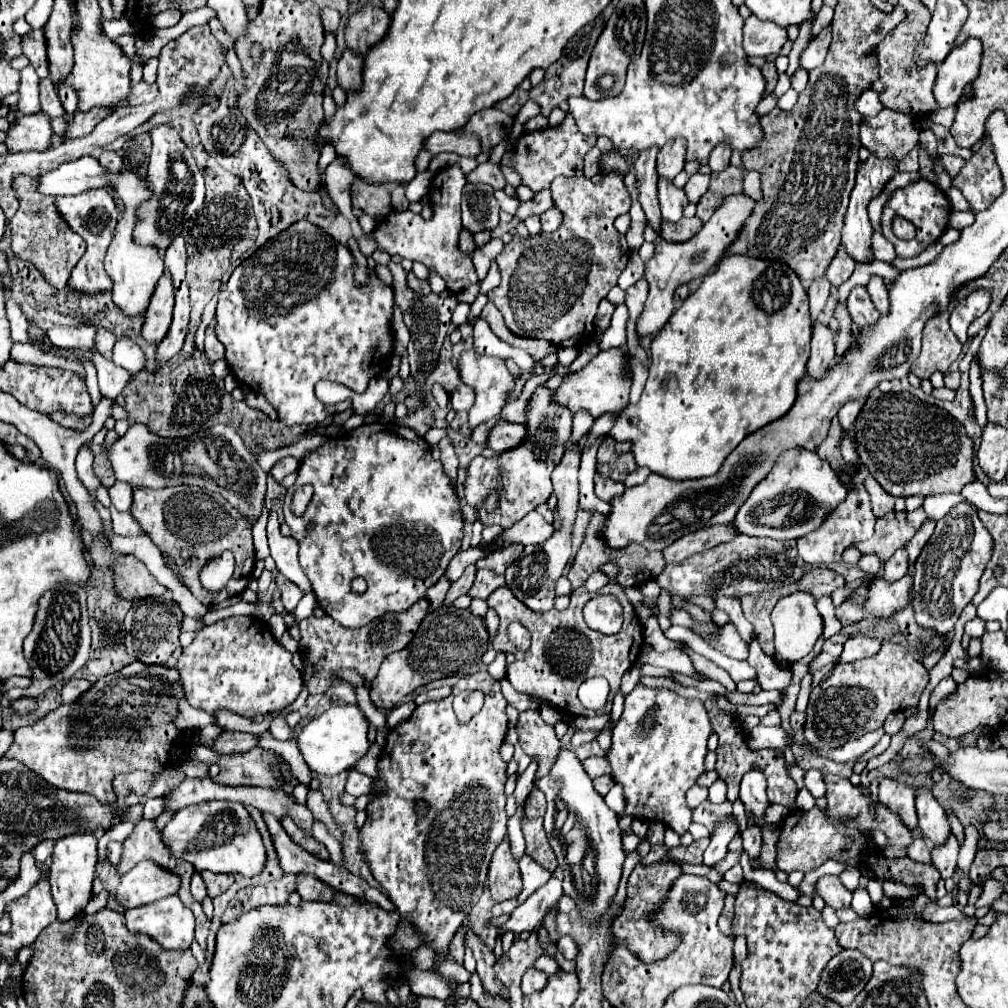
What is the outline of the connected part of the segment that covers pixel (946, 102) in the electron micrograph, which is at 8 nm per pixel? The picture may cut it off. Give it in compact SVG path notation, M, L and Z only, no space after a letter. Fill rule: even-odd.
M966 39L966 43L956 45L938 65L938 79L934 85L938 107L944 109L958 103L964 85L978 77L978 59L982 59L982 43L978 43L978 39Z

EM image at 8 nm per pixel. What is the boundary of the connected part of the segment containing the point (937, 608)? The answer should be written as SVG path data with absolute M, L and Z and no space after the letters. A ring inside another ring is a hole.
M968 501L954 505L950 513L936 523L936 531L922 549L914 569L912 589L918 625L932 627L940 635L954 629L962 609L978 591L978 581L990 561L992 549L994 539L990 539L990 531L986 531L984 523L978 519L978 509Z

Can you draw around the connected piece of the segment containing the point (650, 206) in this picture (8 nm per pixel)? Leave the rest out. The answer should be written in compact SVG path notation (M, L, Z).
M652 147L648 151L642 151L638 161L634 163L636 171L636 189L638 189L638 201L646 213L646 219L650 227L658 233L658 227L662 227L662 215L658 207L658 173L656 173L656 153L658 149Z

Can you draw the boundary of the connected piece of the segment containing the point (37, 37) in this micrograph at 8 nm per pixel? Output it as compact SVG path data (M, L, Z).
M30 31L22 37L22 53L34 63L38 77L50 75L50 63L46 59L46 37L44 31Z

